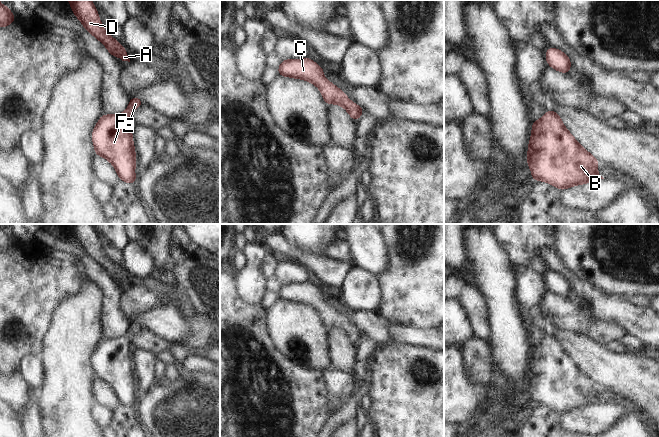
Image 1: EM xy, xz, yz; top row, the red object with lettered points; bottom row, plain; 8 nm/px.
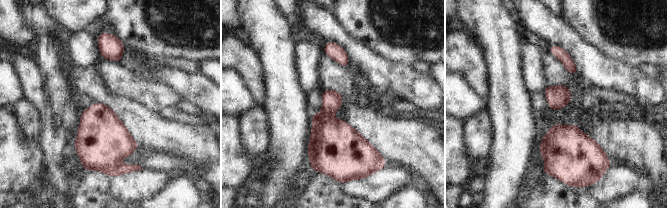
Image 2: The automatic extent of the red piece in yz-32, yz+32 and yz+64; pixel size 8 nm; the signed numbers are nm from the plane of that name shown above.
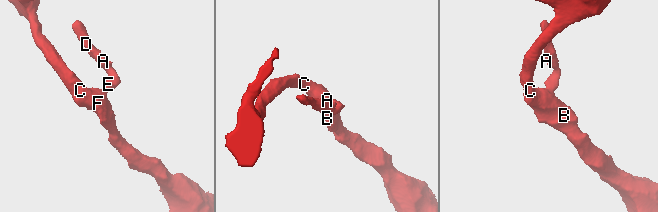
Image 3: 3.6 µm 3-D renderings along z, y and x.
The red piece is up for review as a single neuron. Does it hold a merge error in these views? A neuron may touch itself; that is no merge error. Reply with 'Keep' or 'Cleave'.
Keep.

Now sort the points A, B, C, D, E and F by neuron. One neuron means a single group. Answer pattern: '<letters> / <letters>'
A B C D E F

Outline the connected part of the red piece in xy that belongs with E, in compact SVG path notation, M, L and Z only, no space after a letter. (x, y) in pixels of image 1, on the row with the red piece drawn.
M139 97L130 98L128 108L121 114L102 114L92 131L95 155L111 162L121 181L135 184L136 153L132 139L130 115L143 105Z

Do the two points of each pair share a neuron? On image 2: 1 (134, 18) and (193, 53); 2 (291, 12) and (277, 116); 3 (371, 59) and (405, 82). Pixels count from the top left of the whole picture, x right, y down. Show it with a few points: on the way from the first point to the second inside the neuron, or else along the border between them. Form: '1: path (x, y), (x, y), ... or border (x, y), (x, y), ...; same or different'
1: path (149, 33), (165, 46), (178, 48); same
2: border (279, 10), (293, 27); different
3: path (379, 67), (387, 75), (397, 77); same

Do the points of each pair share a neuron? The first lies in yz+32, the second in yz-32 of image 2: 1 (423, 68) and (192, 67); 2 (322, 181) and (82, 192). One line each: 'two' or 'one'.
1: one
2: one

